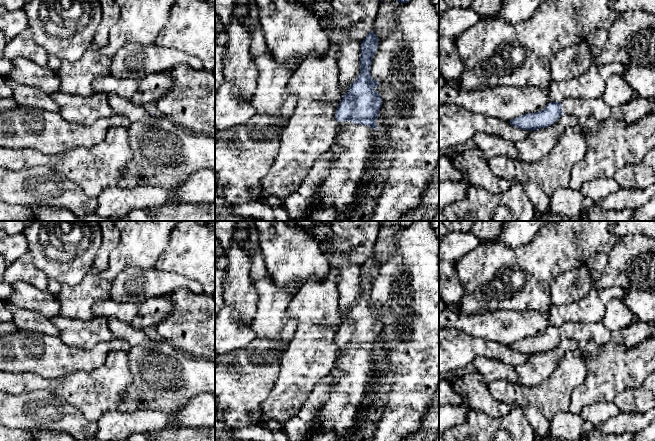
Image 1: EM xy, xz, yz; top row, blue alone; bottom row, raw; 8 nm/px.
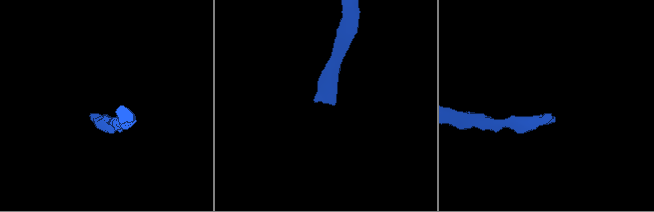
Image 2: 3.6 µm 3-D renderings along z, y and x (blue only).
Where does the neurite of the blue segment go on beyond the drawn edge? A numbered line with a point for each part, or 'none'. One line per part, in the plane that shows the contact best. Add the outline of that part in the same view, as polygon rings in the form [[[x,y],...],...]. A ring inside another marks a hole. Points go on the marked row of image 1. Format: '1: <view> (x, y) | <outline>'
1: xz (340, 186) | [[[351,121],[339,122],[334,144],[339,145],[342,151],[336,154],[336,159],[330,168],[329,175],[319,187],[318,193],[307,205],[304,217],[301,219],[289,218],[289,221],[306,221],[312,213],[326,208],[331,203],[334,204],[335,209],[339,213],[340,220],[344,221],[348,208],[354,200],[358,183],[365,173],[366,164],[369,160],[369,152],[376,136],[377,130],[369,126],[354,124]]]

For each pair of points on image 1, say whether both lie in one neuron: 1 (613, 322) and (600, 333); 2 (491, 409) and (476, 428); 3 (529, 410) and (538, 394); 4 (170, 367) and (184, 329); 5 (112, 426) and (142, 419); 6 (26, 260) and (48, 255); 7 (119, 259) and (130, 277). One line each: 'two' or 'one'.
1: two
2: two
3: two
4: two
5: one
6: two
7: two

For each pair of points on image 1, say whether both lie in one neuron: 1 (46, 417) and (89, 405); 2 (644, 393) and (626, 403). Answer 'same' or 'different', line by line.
1: different
2: same

